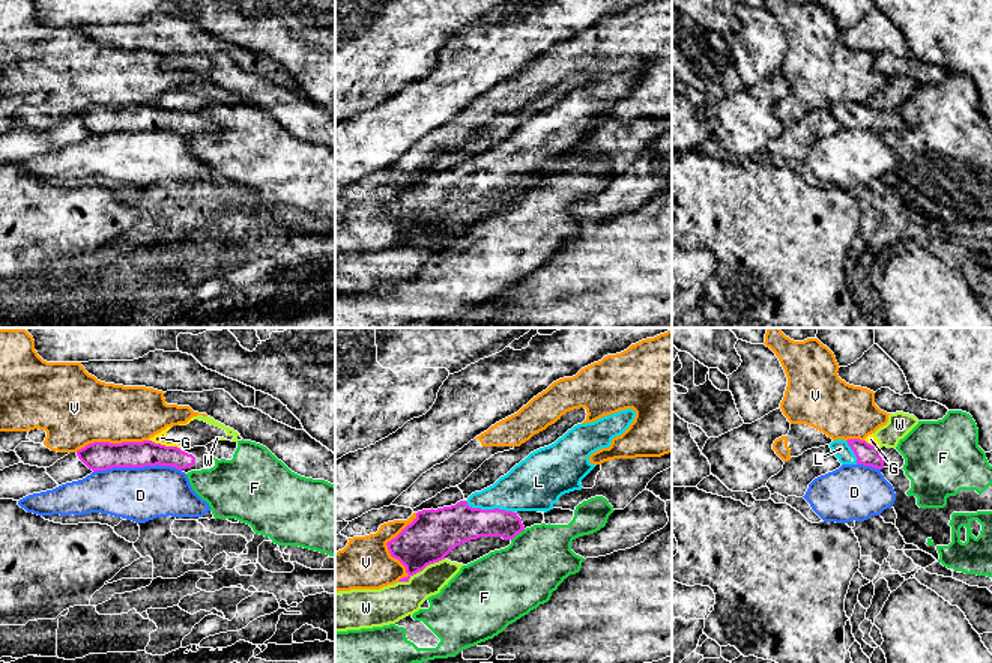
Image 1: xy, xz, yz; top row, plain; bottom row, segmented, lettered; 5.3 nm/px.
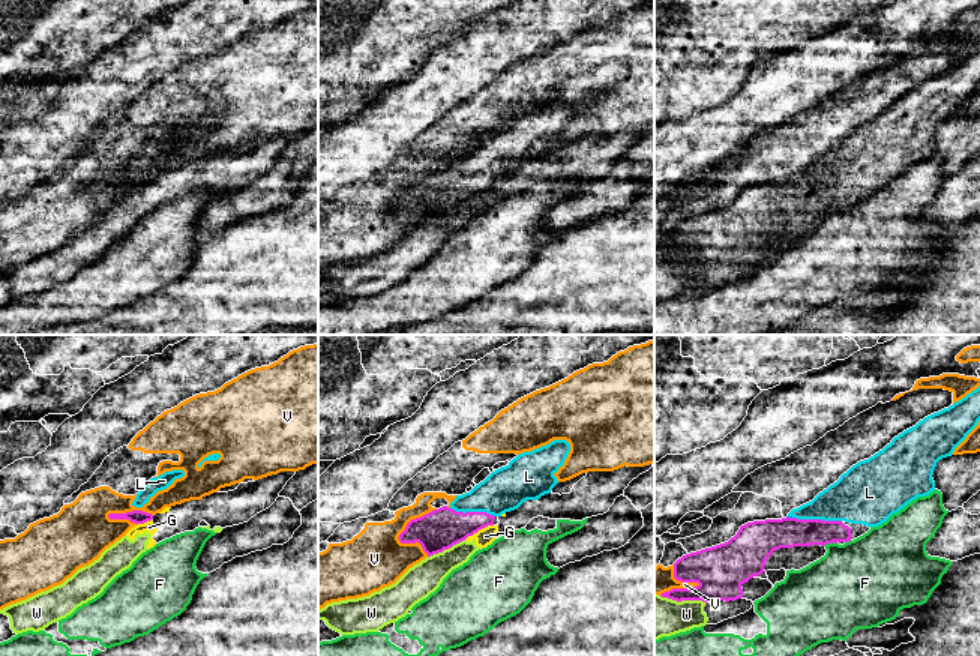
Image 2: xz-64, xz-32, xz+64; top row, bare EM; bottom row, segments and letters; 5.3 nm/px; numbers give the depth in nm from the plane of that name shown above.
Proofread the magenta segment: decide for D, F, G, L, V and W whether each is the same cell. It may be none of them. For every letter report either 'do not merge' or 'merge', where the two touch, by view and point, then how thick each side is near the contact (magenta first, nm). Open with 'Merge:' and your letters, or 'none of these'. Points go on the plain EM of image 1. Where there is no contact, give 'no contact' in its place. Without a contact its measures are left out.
Merge: L
D: do not merge; contact xy (137, 130); calibres 160 and 280 nm
F: do not merge; contact xz (517, 196); calibres 160 and 360 nm
G: do not merge; contact xy (164, 108); calibres 140 and 70 nm
L: merge; contact xz (490, 173); calibres 220 and 280 nm
V: do not merge; contact xz (388, 212); calibres 260 and 280 nm
W: do not merge; contact xz (421, 233); calibres 260 and 200 nm

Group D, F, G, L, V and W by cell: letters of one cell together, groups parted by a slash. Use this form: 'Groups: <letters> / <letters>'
Groups: D / F / G W / L / V

